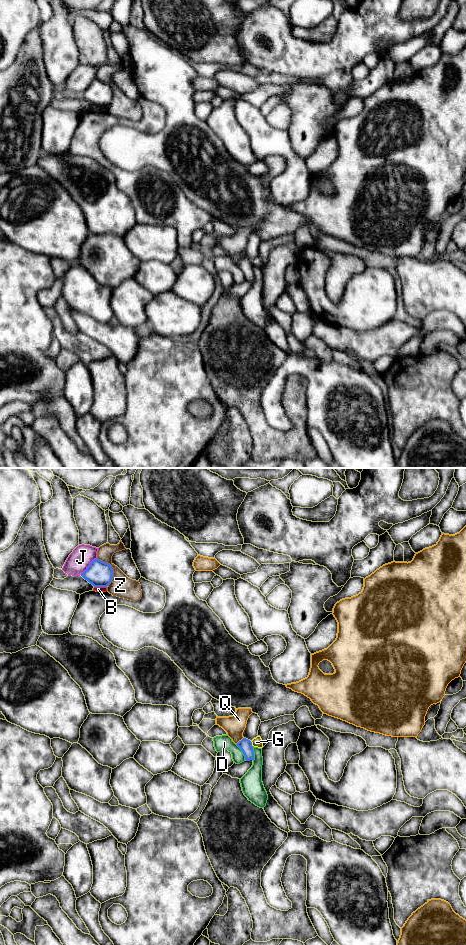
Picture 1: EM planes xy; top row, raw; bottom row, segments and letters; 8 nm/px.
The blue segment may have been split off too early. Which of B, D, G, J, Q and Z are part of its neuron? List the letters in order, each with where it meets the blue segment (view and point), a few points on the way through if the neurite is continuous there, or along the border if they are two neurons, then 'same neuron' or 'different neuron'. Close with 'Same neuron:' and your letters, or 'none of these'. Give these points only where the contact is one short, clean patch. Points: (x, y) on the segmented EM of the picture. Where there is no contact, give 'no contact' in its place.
B: xy (100, 586) | different neuron
D: xy (242, 751) | different neuron
G: xy (251, 744) | along xy (250, 741), (252, 746) | different neuron
J: xy (88, 566) | different neuron
Q: xy (239, 741) | different neuron
Z: xy (111, 568) | different neuron
Same neuron: none of these

